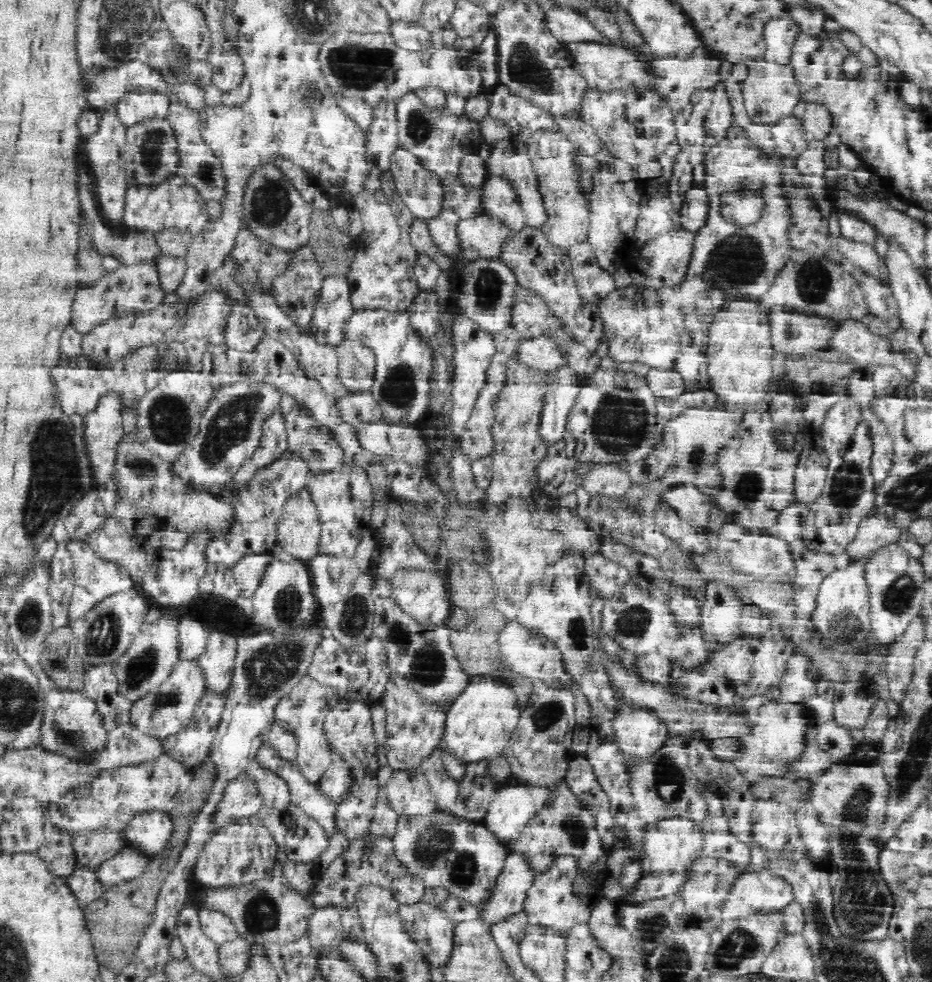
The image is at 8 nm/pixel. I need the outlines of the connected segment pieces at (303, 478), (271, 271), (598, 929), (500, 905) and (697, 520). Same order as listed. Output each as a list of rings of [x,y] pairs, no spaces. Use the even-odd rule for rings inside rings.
[[[286,452],[274,464],[265,465],[252,478],[248,488],[240,492],[230,492],[226,498],[236,509],[237,522],[226,536],[212,538],[206,545],[204,558],[207,563],[223,564],[231,569],[247,554],[270,553],[277,542],[277,520],[280,518],[286,502],[307,488],[310,467],[296,454]]]
[[[242,227],[236,236],[230,256],[242,265],[236,284],[245,289],[254,281],[260,281],[264,290],[270,292],[272,281],[288,266],[293,252],[280,251],[260,240],[253,232]]]
[[[603,897],[594,906],[586,926],[606,952],[612,956],[632,958],[638,954],[634,948],[634,937],[620,924],[616,910],[618,906],[612,902],[612,899]]]
[[[508,853],[505,858],[505,862],[502,871],[496,877],[494,886],[489,890],[489,895],[481,902],[479,906],[479,916],[478,920],[490,928],[490,933],[492,926],[500,924],[501,922],[506,922],[510,916],[523,912],[523,904],[527,897],[527,890],[533,885],[534,871],[530,869],[530,865],[524,861],[521,854]]]
[[[684,484],[668,490],[662,498],[676,509],[682,519],[707,530],[710,524],[710,514],[716,503],[714,497],[706,495],[694,485]]]

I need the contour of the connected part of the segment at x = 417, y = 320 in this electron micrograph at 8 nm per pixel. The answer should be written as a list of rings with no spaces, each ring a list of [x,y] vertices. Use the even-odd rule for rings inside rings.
[[[419,292],[410,305],[410,324],[417,338],[428,342],[439,329],[436,292]]]

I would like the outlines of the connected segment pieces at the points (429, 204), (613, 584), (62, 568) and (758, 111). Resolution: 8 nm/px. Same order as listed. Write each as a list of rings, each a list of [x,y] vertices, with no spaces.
[[[398,148],[392,156],[390,172],[401,200],[408,204],[414,216],[427,220],[439,213],[444,191],[442,180],[434,172],[420,166],[418,157],[404,148]]]
[[[600,553],[585,557],[586,574],[593,596],[600,599],[612,598],[622,583],[628,582],[628,571],[616,561],[607,559]]]
[[[65,541],[57,542],[54,558],[50,560],[49,594],[53,599],[53,622],[55,629],[70,625],[69,607],[76,584],[73,560]]]
[[[748,76],[741,83],[747,113],[757,125],[772,126],[778,120],[793,115],[796,104],[801,100],[798,83],[788,76]]]

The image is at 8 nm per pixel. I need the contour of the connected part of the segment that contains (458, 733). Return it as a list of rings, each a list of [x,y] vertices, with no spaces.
[[[474,675],[446,712],[444,745],[465,764],[489,762],[504,754],[512,732],[517,730],[520,712],[512,687],[498,684],[485,675]]]

